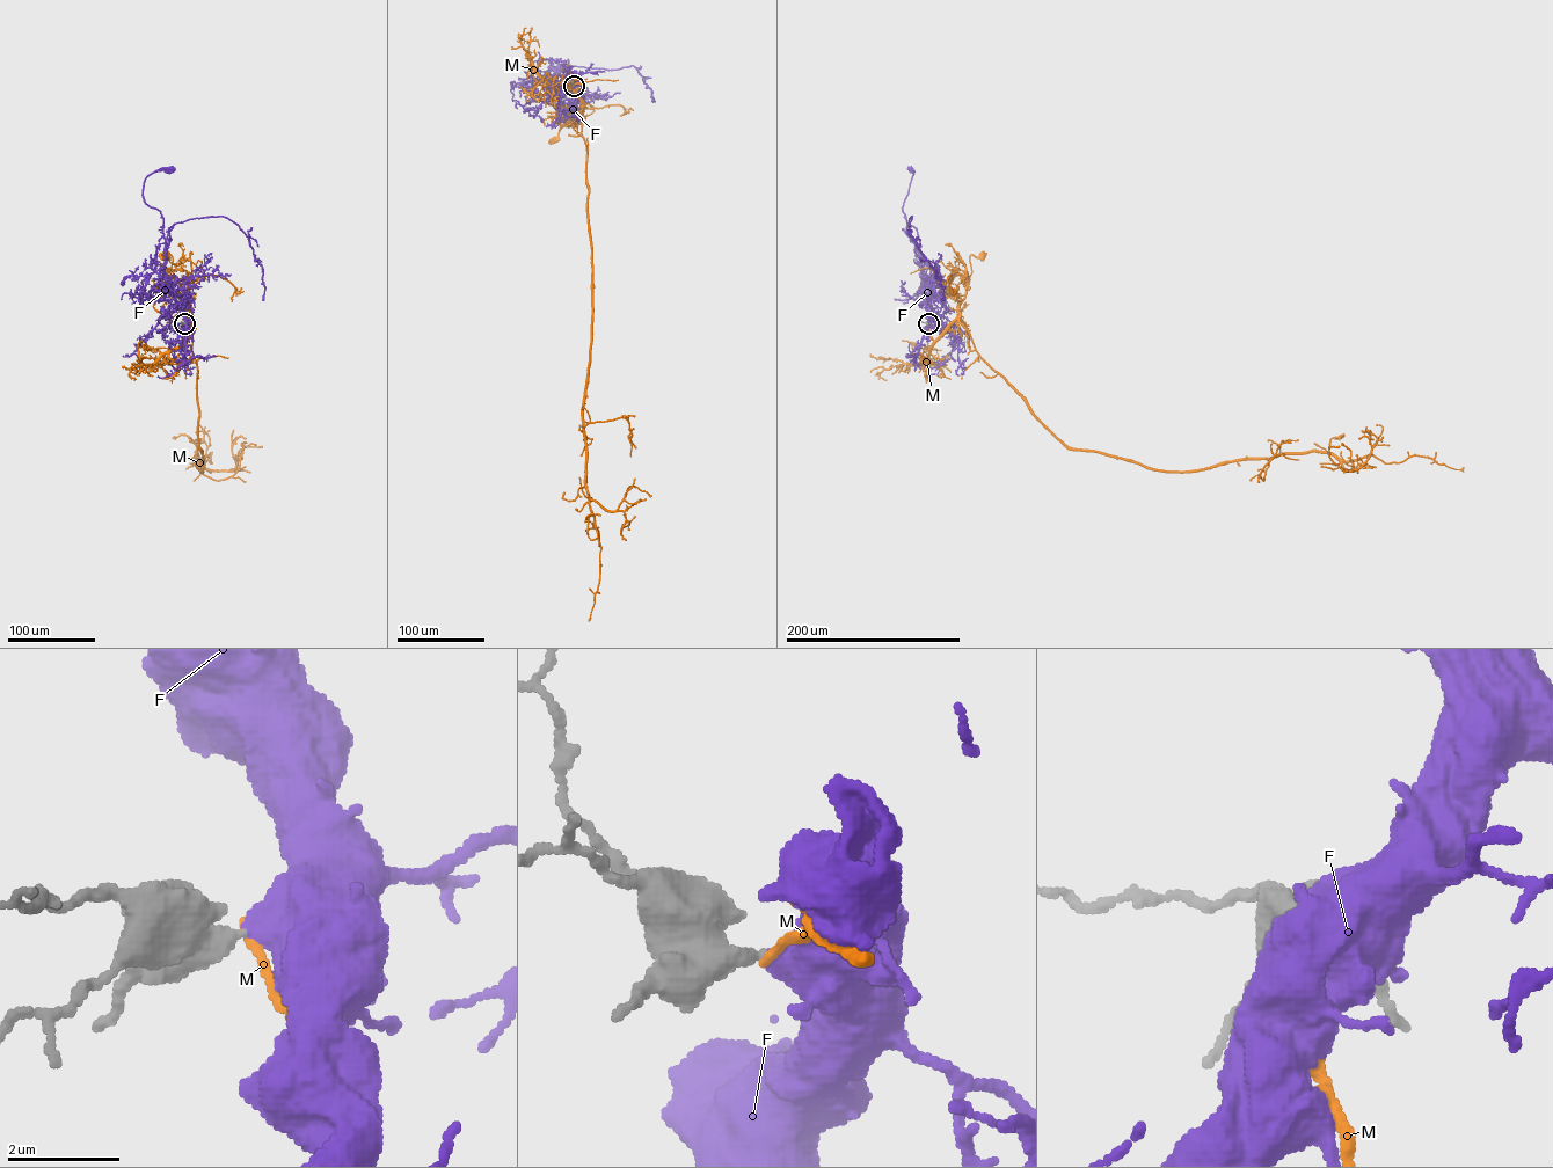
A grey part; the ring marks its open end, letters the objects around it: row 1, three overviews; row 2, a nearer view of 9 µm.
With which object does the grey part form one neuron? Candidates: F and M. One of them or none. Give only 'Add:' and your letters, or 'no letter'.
Add: F

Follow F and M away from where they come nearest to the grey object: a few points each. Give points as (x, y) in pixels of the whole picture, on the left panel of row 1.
F: (184, 323), (184, 315), (165, 270), (162, 216), (143, 197), (145, 179), (155, 170), (170, 169)
M: (184, 323), (186, 341), (194, 327), (188, 300), (170, 274), (172, 256), (165, 255)

